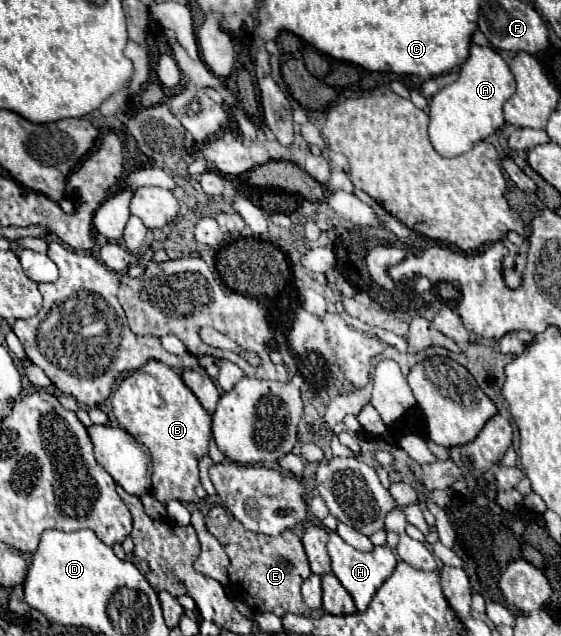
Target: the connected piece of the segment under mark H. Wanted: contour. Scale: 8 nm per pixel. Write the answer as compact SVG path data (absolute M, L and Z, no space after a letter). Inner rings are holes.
M330 532L328 540L328 554L332 560L332 572L340 580L340 584L346 588L346 592L352 596L358 612L364 612L368 604L372 602L376 590L386 582L386 578L394 572L396 568L396 558L388 546L376 546L370 552L360 552L346 544L336 532Z

